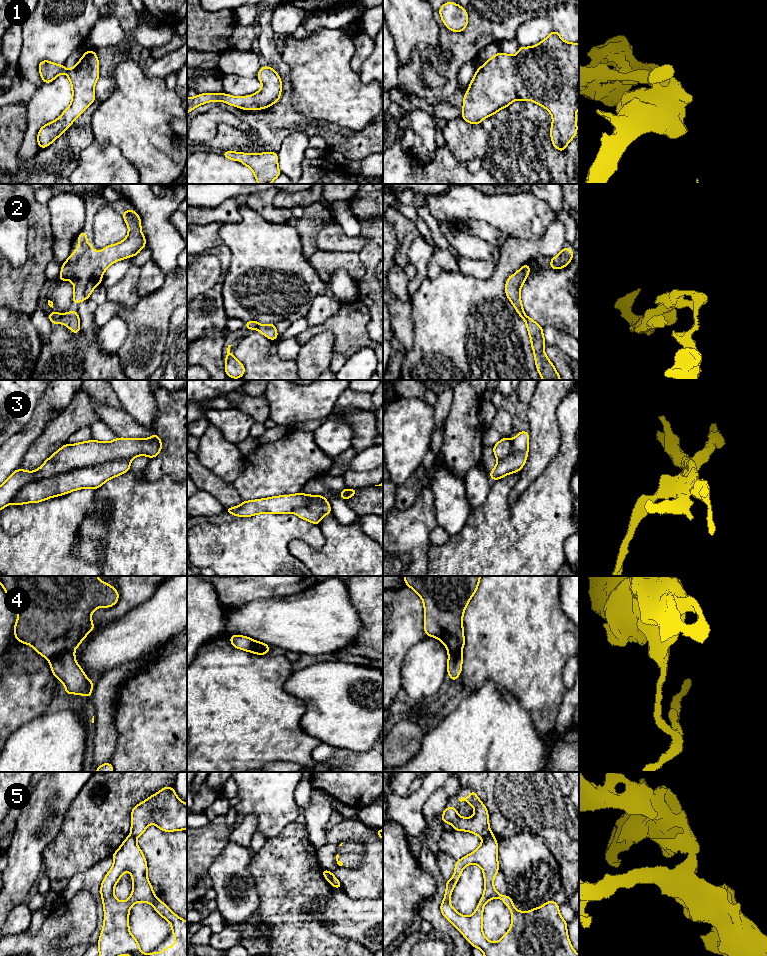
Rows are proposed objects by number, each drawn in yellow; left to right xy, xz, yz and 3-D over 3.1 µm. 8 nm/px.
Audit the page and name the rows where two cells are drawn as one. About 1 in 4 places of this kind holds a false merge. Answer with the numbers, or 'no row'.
3, 4, 5

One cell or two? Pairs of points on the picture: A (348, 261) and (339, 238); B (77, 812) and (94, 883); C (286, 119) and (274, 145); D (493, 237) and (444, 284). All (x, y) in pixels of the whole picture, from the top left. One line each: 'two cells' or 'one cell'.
A: two cells
B: two cells
C: one cell
D: two cells

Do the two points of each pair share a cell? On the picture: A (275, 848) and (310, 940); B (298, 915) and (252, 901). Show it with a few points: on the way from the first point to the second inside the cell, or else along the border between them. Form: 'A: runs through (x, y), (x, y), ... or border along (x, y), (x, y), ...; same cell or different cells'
A: runs through (284, 871), (284, 913), (287, 917); same cell
B: border along (253, 880), (259, 898), (257, 913); different cells

